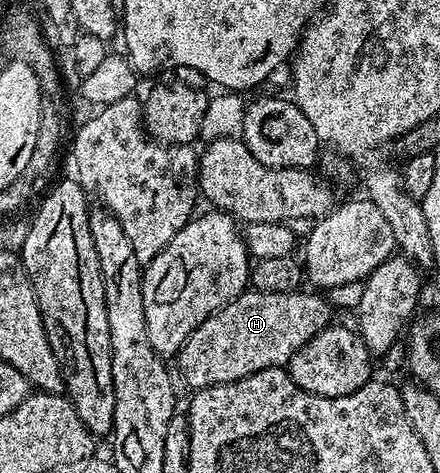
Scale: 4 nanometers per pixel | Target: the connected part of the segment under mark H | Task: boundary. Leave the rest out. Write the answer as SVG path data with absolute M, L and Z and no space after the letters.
M245 290L238 298L229 300L218 309L202 326L195 328L186 338L178 353L180 372L189 384L189 389L209 388L219 384L229 384L235 380L245 380L250 374L267 368L283 368L292 359L293 354L310 338L314 338L323 328L329 327L332 308L315 291L297 290L286 294L266 294L255 290Z

